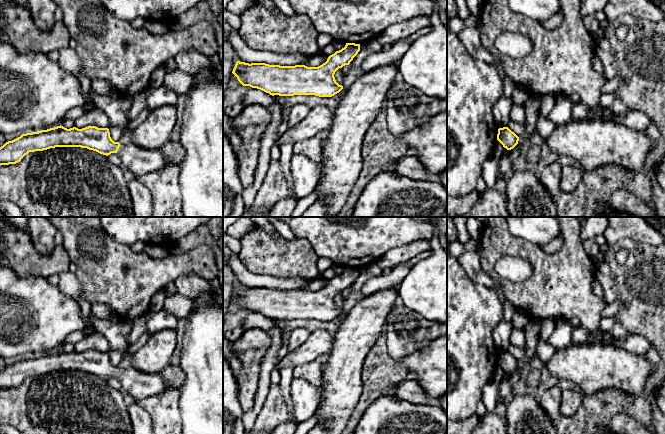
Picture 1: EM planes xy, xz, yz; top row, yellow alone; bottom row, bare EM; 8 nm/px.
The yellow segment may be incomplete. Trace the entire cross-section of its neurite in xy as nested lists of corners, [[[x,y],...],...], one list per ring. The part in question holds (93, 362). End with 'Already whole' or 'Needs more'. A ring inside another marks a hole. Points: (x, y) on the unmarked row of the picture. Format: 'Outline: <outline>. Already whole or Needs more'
Outline: [[[57,350],[47,354],[22,358],[0,371],[0,390],[16,388],[29,376],[43,375],[55,371],[81,371],[103,379],[117,377],[126,393],[136,401],[159,395],[166,391],[161,374],[137,371],[133,367],[121,369],[110,361],[108,352],[88,350],[67,353]]]. Needs more

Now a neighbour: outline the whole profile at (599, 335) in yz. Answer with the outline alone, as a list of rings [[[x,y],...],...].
[[[598,328],[595,332],[591,332],[591,334],[588,336],[587,340],[584,343],[592,344],[595,342],[603,342],[616,345],[617,339],[613,337],[610,332],[603,331]]]

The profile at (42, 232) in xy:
[[[29,217],[25,228],[29,232],[36,251],[42,255],[49,255],[58,244],[55,241],[58,231],[47,217]]]

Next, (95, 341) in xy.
[[[96,332],[85,336],[74,345],[74,351],[78,353],[82,353],[88,350],[109,352],[109,342],[105,336]]]

